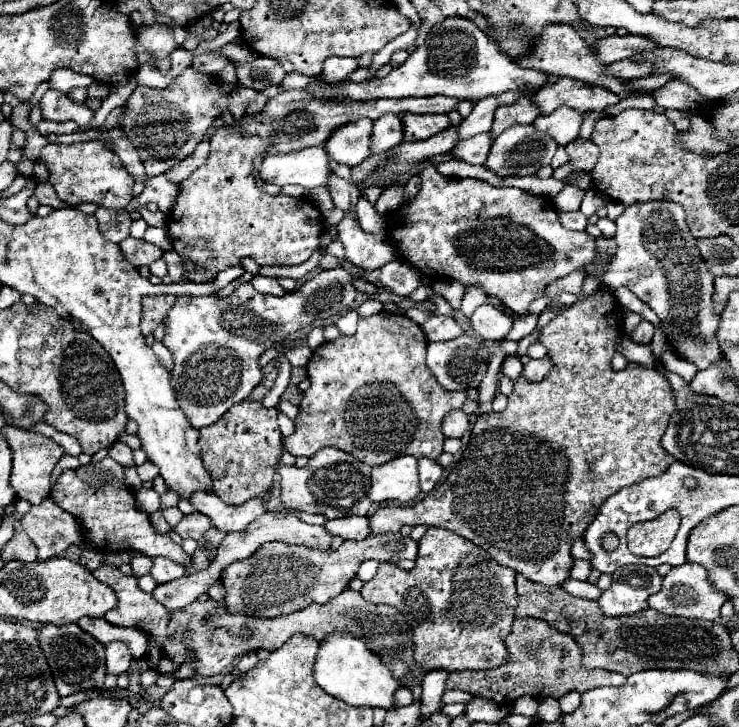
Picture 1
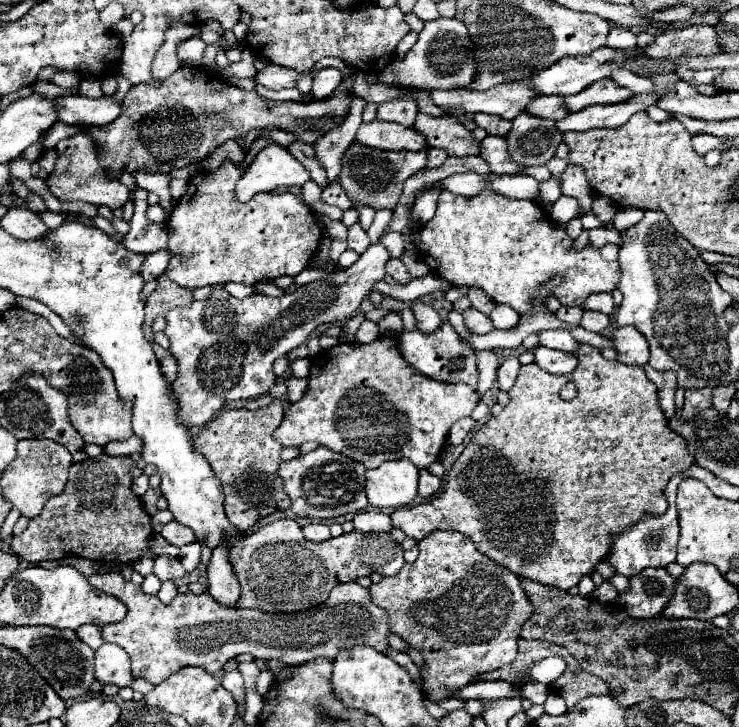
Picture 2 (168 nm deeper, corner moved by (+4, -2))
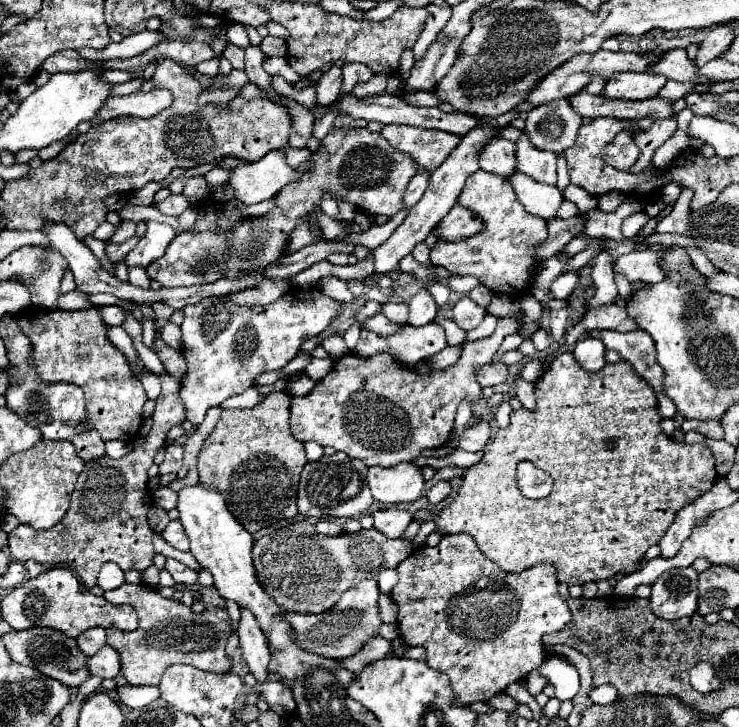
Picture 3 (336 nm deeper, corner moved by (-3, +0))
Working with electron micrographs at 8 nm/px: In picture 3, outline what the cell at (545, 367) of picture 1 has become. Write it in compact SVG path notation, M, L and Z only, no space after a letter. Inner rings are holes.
M582 338L576 344L574 356L576 356L578 364L590 372L602 370L606 364L606 348L604 348L602 340L598 340L598 338Z

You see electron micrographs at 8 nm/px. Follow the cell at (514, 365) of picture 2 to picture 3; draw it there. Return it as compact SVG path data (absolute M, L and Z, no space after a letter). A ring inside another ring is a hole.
M516 378L516 398L522 402L526 410L536 410L536 396L532 382L526 382L524 378Z

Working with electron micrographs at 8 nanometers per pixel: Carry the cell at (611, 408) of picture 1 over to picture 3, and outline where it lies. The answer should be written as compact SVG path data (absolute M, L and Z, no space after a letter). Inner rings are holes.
M563 353L558 355L550 364L550 370L536 382L536 402L538 402L538 408L536 412L528 412L526 408L520 408L516 412L512 412L510 420L510 428L506 430L498 430L496 438L488 444L486 448L486 454L484 458L470 466L466 472L464 472L464 486L458 490L454 502L444 508L440 512L440 516L432 516L428 512L422 512L416 516L416 520L422 524L424 520L434 520L438 530L442 534L458 534L458 532L464 532L464 534L470 534L480 552L496 562L502 570L506 572L522 572L538 562L552 562L558 570L558 580L562 584L586 584L586 582L598 582L598 580L608 580L612 578L614 574L630 574L638 568L638 562L644 558L646 550L654 544L660 542L660 538L666 534L668 526L672 524L672 518L676 516L676 510L680 510L687 502L692 501L700 495L707 492L712 487L712 482L716 482L718 474L716 474L716 468L714 468L714 458L712 458L712 450L708 450L708 446L704 444L676 444L670 436L666 436L660 428L660 414L658 414L658 406L656 406L656 394L652 394L652 388L632 370L632 366L628 362L620 362L620 364L606 364L600 372L588 372L584 368L578 368L578 363L573 362L572 353ZM608 442L614 442L614 448L608 450ZM522 460L528 460L532 462L536 468L544 470L546 474L552 476L554 480L554 488L550 492L550 496L542 498L542 500L530 500L530 498L524 498L516 486L516 466L518 462Z

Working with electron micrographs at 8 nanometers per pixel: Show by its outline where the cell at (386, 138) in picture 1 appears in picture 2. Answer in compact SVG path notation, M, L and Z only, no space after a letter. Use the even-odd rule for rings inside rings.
M411 98L389 100L377 108L377 120L381 122L397 122L401 126L413 126L417 116L417 102Z

